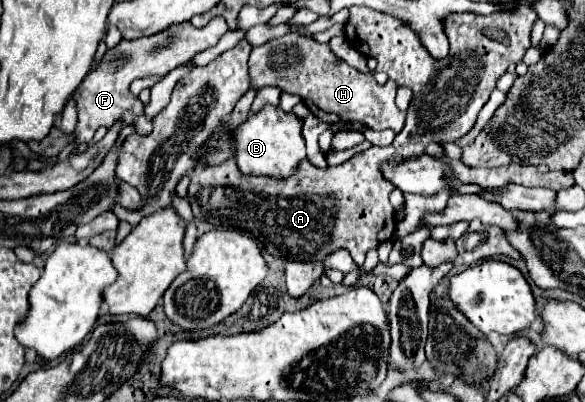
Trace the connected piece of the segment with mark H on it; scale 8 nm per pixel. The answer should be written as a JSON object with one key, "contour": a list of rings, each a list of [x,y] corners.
{"contour":[[[288,33],[284,37],[272,39],[250,53],[250,77],[252,85],[266,87],[274,85],[288,93],[298,93],[306,107],[326,123],[354,123],[360,121],[370,129],[394,129],[396,133],[404,127],[406,112],[395,105],[396,81],[378,85],[372,75],[364,75],[350,67],[346,61],[338,59],[328,45],[316,43],[310,37]]]}

